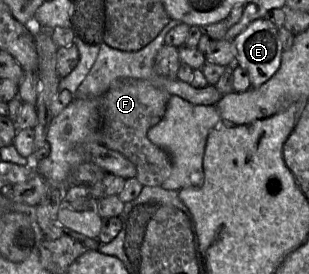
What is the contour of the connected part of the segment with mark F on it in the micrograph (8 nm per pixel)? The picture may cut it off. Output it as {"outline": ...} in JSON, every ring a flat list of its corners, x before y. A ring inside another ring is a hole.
{"outline":[[164,44,154,62,155,76,146,79,123,79,113,84,102,96,103,122,99,144,123,154,137,169,136,178,144,186,161,186,169,177,172,162,169,154,150,141,148,131,163,118,171,95,161,87,163,79,178,79,178,48]]}

